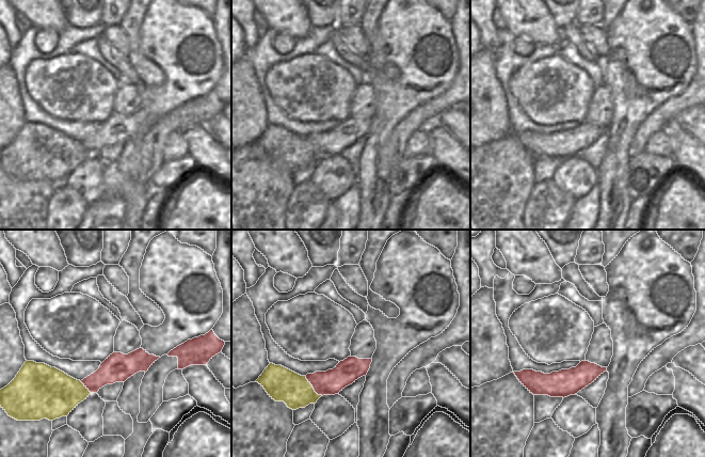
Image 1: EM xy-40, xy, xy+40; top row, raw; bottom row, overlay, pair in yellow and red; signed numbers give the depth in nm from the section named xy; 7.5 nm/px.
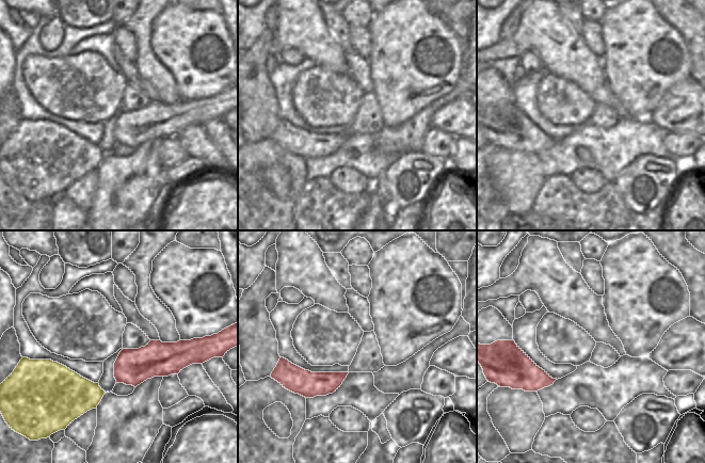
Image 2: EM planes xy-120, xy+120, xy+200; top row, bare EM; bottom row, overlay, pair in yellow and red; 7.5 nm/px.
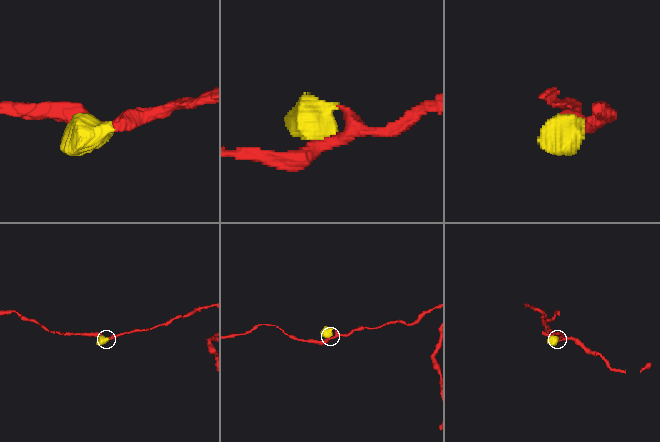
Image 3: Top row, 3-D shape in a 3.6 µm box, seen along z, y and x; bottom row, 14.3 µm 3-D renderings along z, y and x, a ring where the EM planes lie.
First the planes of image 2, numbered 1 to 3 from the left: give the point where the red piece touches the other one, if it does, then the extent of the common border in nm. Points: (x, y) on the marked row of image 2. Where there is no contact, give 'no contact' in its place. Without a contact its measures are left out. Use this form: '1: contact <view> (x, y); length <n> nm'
1: no contact
2: no contact
3: no contact

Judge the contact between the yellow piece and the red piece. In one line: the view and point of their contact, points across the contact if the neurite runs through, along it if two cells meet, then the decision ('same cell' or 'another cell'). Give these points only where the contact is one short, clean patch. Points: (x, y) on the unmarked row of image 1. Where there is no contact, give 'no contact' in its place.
xy (313, 148) | same cell

